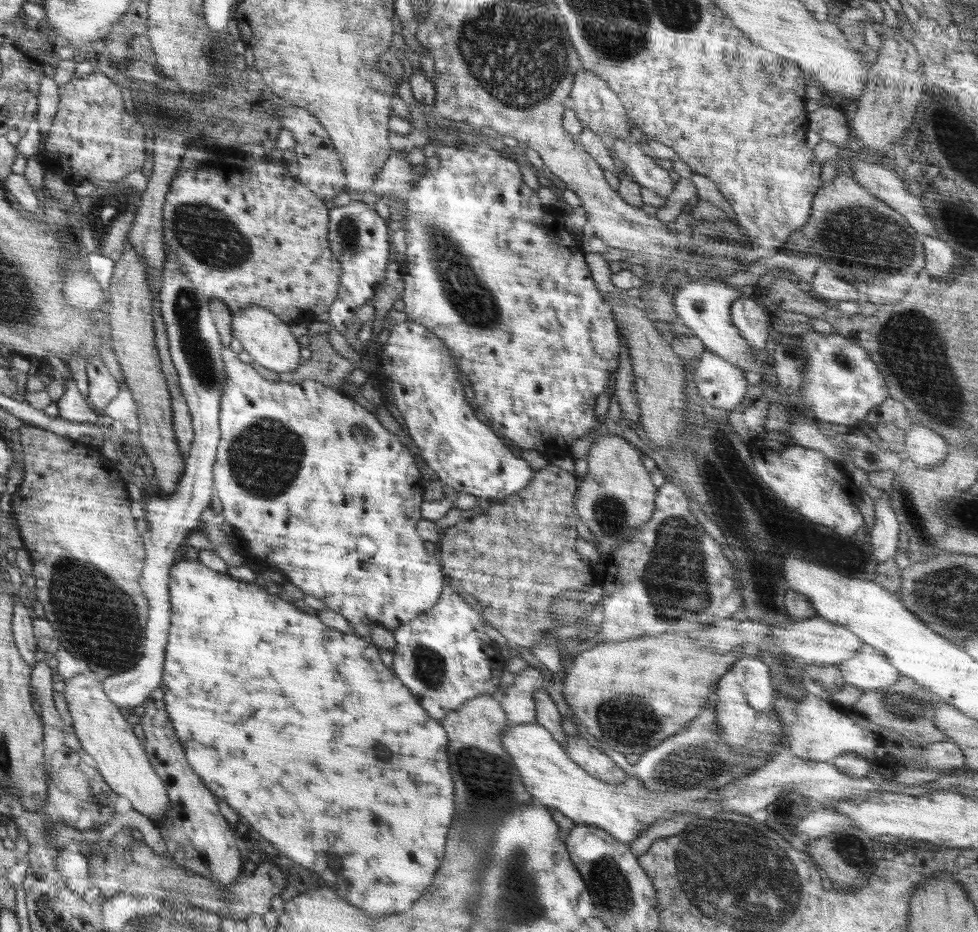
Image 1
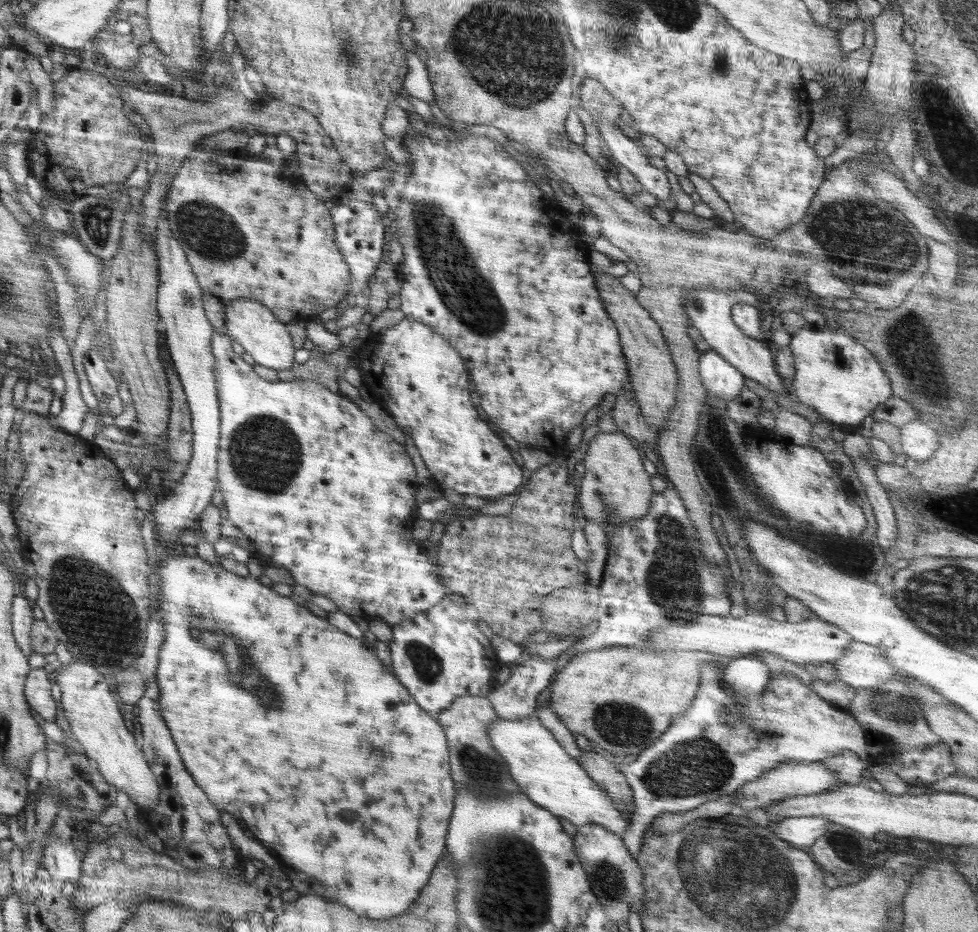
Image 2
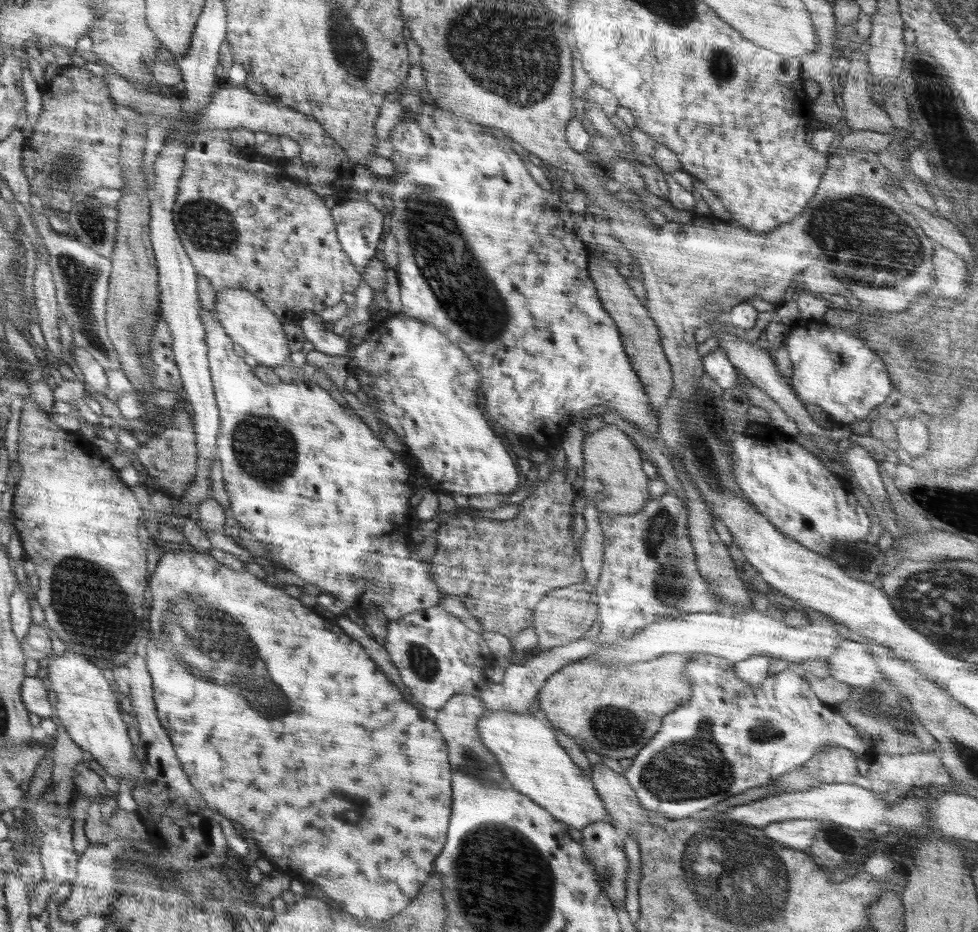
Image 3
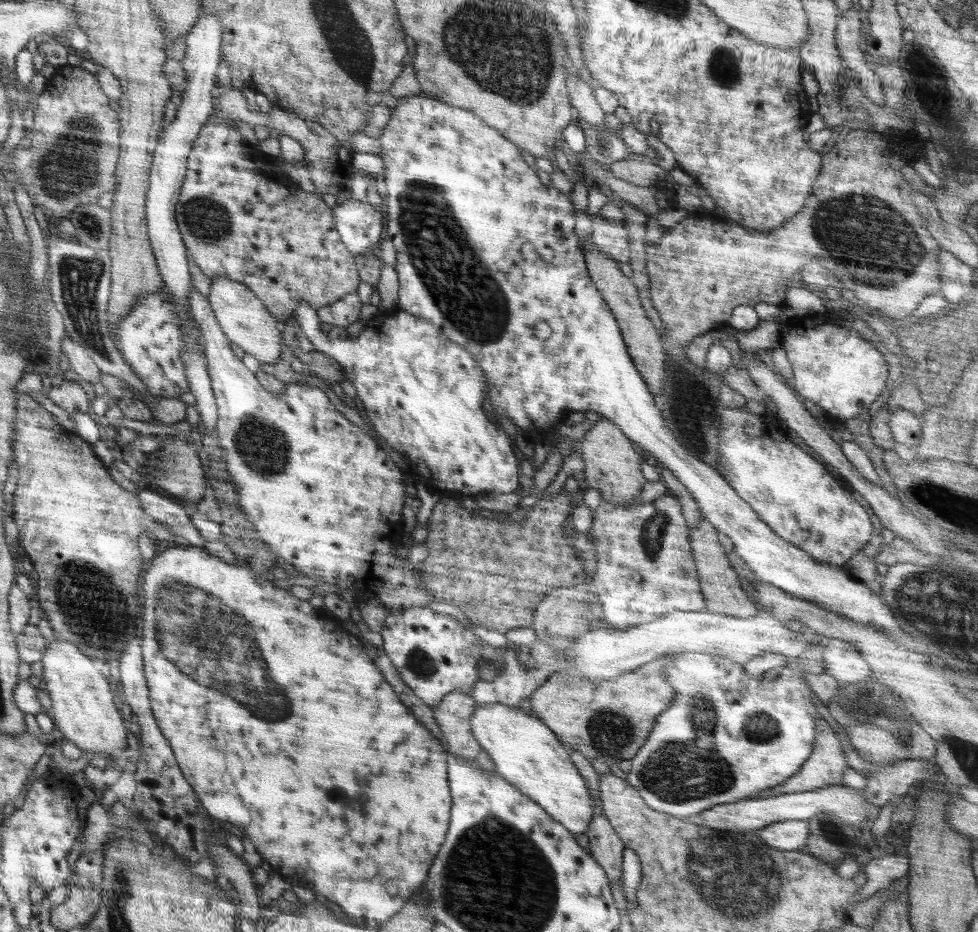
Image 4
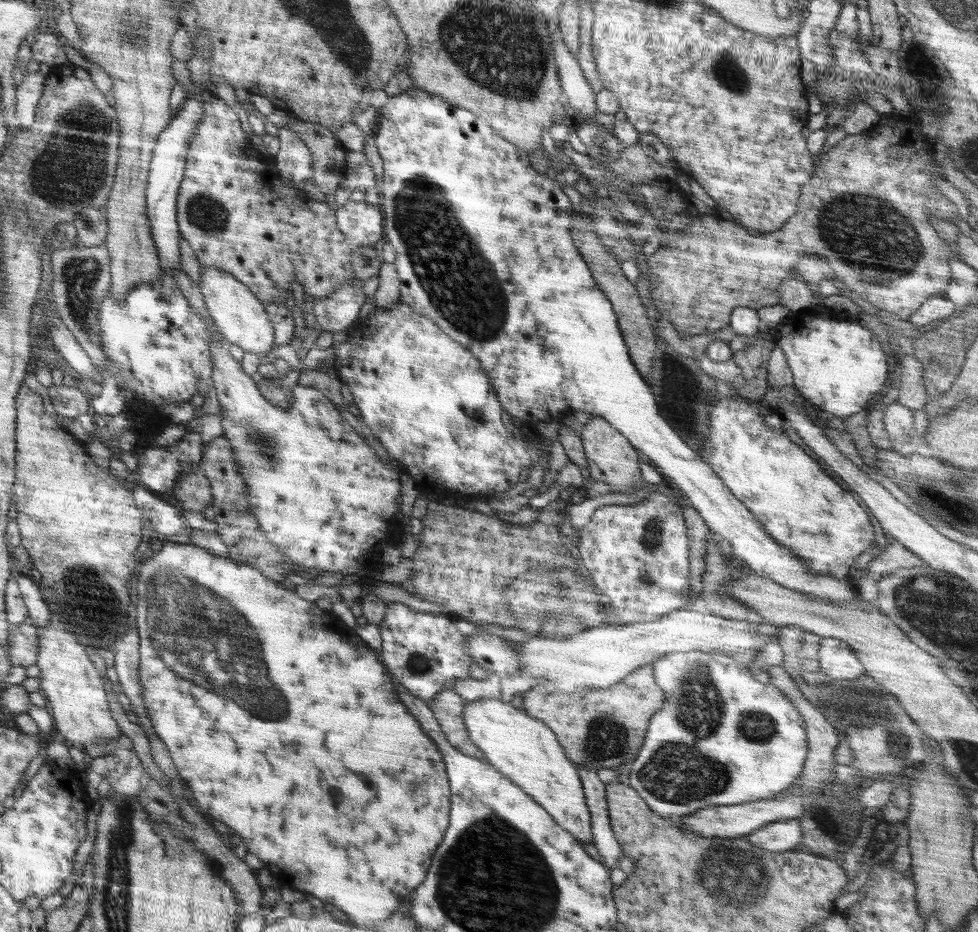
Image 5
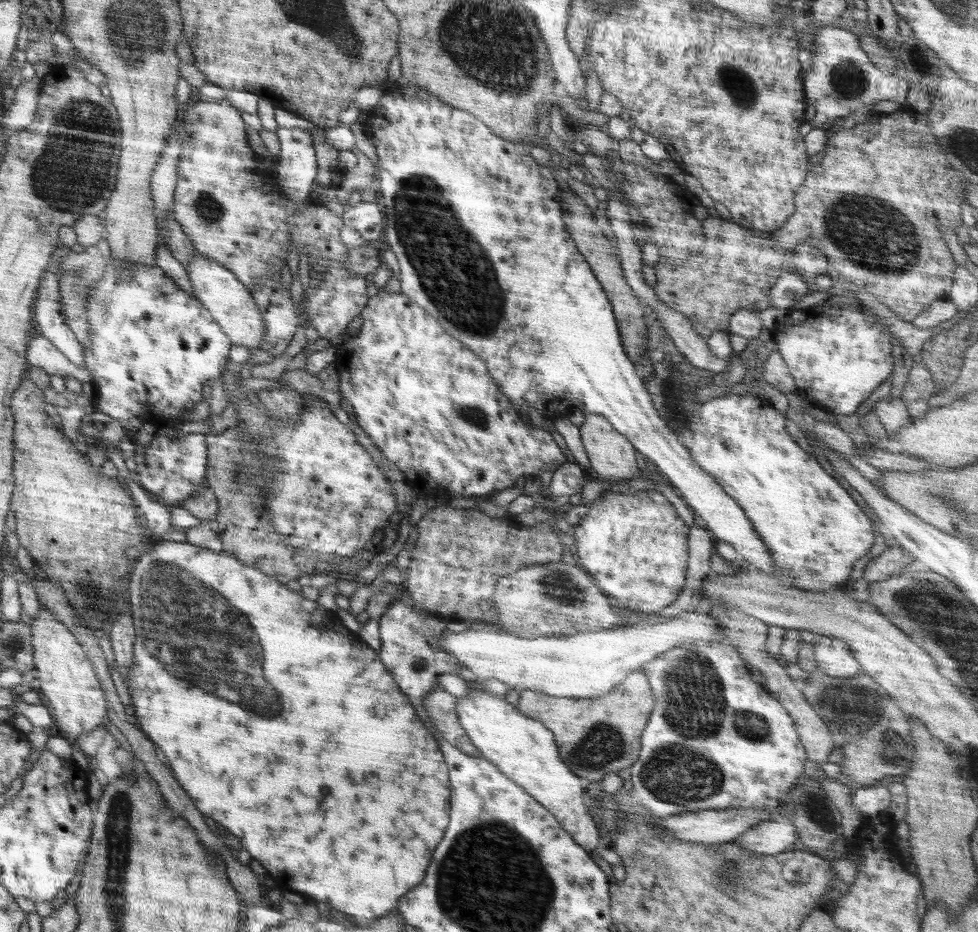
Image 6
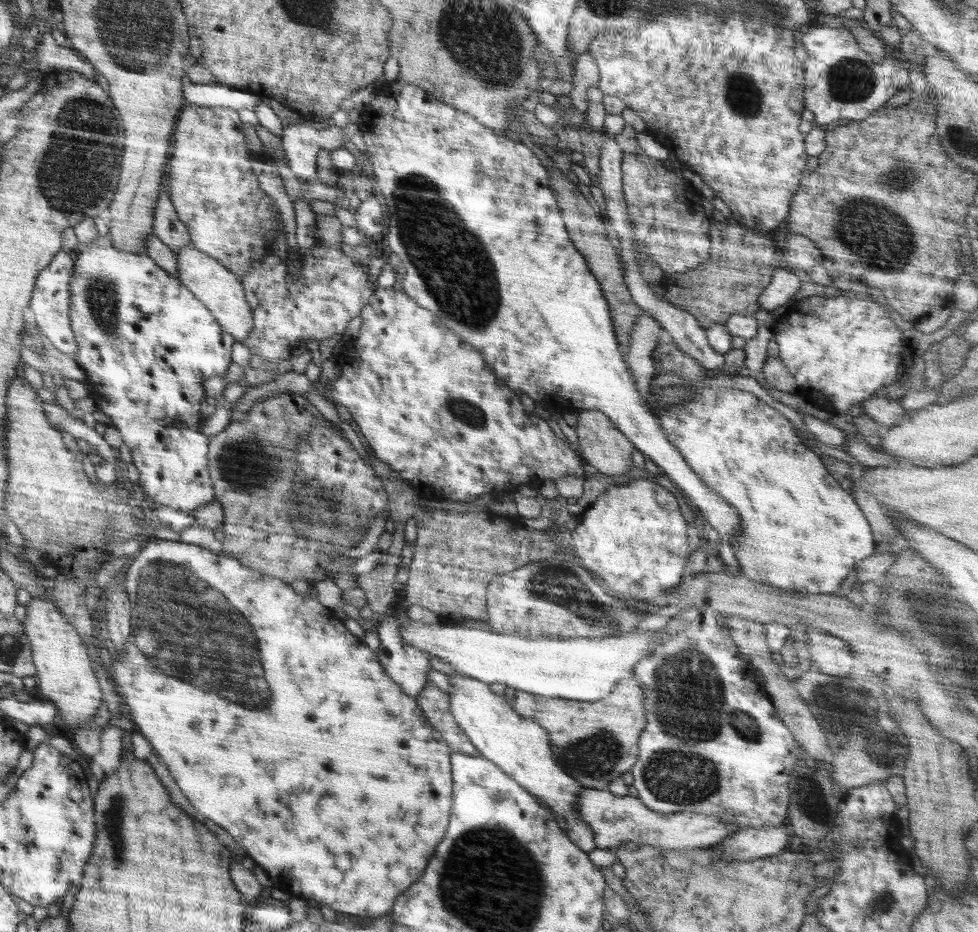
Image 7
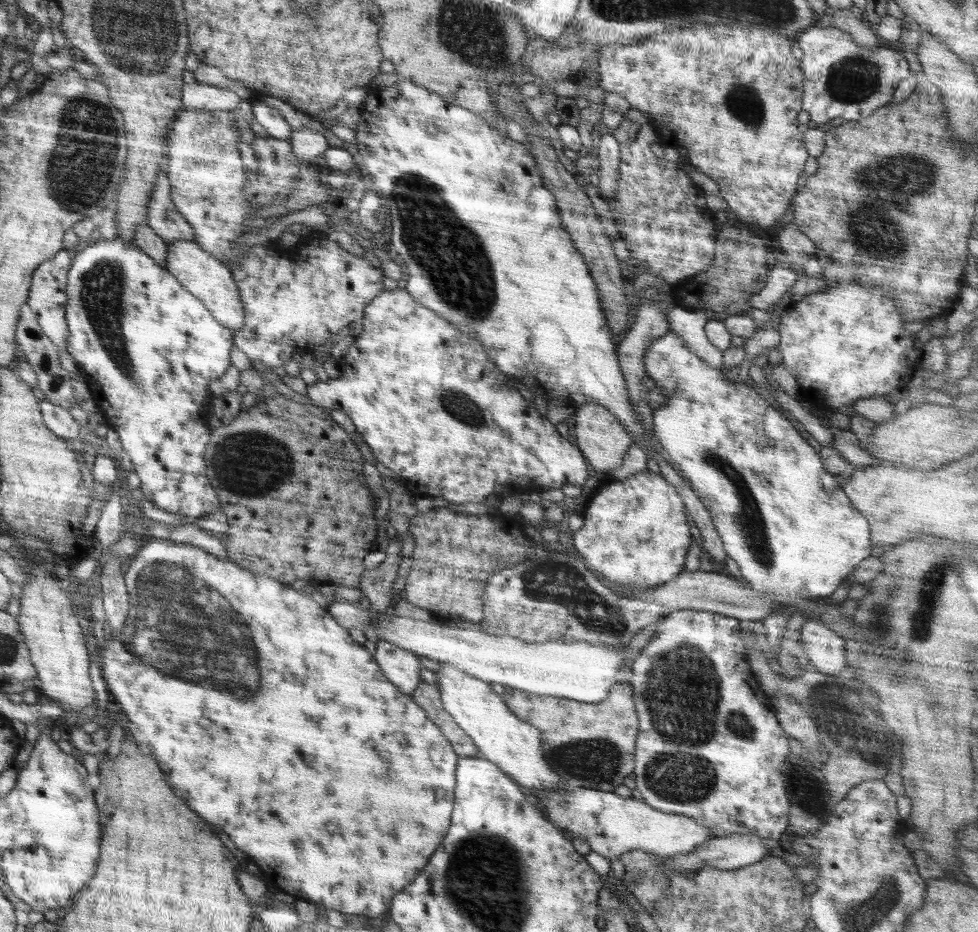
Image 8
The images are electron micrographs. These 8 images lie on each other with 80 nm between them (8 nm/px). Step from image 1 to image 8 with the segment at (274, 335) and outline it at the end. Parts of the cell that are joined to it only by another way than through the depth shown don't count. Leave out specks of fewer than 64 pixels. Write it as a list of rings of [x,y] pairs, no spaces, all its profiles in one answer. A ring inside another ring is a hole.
[[[177,240],[166,243],[167,255],[164,267],[181,282],[186,290],[203,301],[213,316],[232,331],[240,331],[246,324],[246,312],[241,300],[240,288],[231,270],[222,266],[213,254],[206,252],[198,243]]]

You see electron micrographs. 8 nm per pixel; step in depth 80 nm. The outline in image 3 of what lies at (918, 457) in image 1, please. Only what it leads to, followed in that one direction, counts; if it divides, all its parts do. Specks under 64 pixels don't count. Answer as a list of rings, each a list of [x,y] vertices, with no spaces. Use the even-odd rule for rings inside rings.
[[[923,417],[899,418],[894,422],[894,428],[900,448],[912,457],[927,451],[930,433]]]

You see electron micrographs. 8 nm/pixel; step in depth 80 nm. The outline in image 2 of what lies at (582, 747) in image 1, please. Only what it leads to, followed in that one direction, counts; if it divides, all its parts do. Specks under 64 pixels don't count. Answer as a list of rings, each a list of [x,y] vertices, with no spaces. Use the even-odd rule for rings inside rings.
[[[581,750],[581,755],[576,759],[582,769],[588,774],[598,786],[605,788],[605,791],[617,800],[617,806],[621,810],[627,808],[627,804],[633,800],[633,790],[627,783],[627,778],[618,770],[616,764],[605,760],[602,755]]]

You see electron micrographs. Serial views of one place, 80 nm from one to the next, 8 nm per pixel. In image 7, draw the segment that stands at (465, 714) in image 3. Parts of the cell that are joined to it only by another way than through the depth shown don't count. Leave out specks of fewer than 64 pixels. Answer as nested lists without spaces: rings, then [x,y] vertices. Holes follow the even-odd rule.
[[[429,684],[415,697],[428,722],[445,740],[444,745],[452,751],[469,756],[481,756],[480,751],[470,742],[464,731],[456,724],[450,712],[450,695]]]

